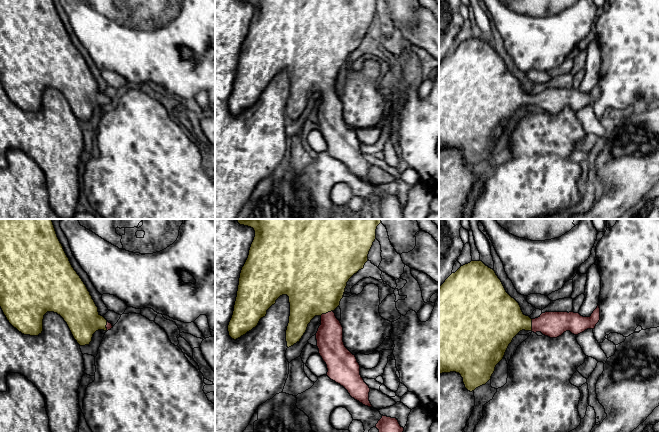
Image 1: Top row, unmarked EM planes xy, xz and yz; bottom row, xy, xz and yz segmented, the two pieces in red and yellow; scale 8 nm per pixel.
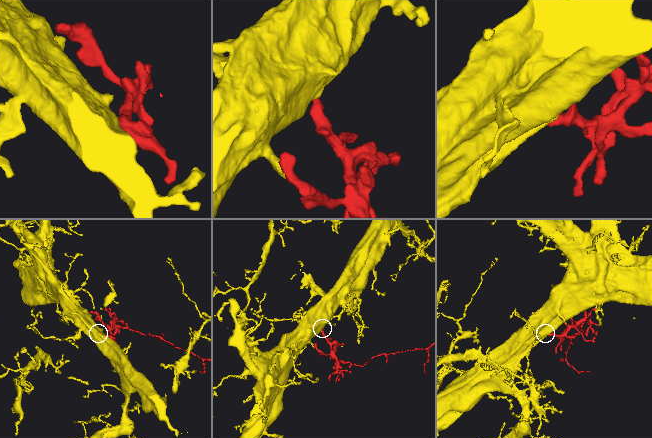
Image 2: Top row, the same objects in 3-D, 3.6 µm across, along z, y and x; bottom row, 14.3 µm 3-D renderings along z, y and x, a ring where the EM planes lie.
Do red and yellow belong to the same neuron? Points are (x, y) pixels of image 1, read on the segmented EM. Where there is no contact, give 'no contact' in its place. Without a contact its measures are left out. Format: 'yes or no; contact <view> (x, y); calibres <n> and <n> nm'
yes; contact xz (326, 313); calibres 220 and 480 nm

